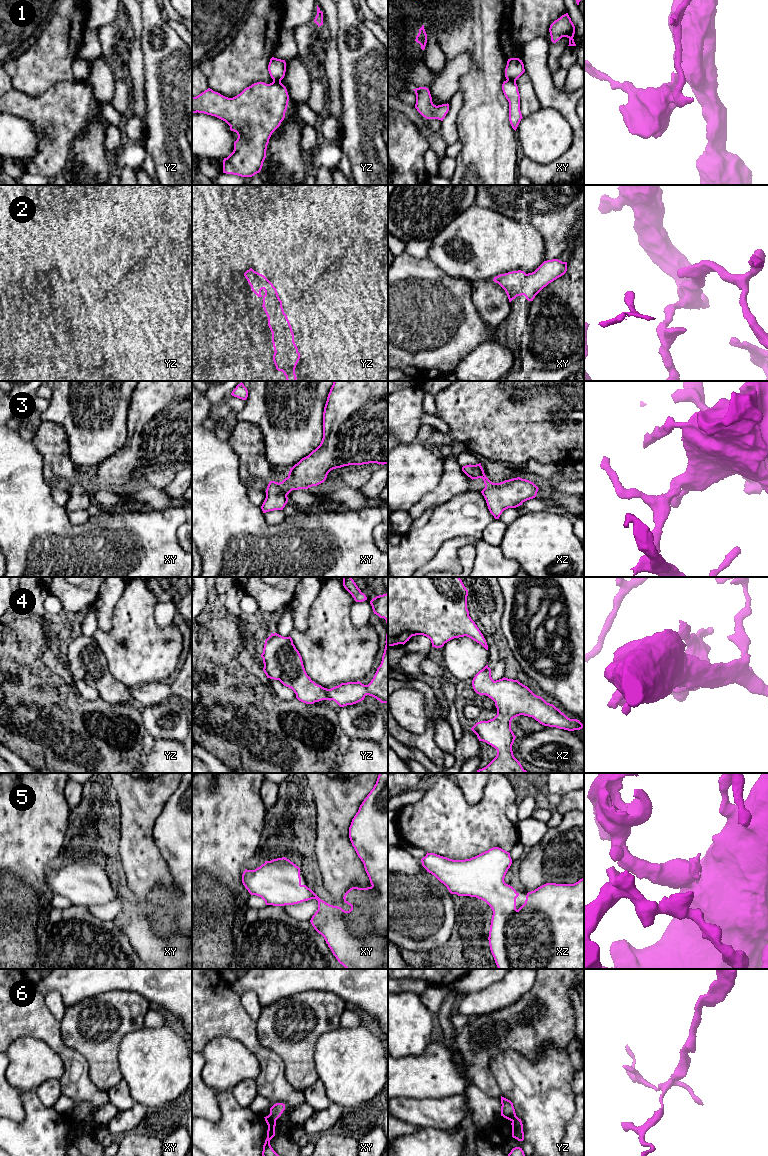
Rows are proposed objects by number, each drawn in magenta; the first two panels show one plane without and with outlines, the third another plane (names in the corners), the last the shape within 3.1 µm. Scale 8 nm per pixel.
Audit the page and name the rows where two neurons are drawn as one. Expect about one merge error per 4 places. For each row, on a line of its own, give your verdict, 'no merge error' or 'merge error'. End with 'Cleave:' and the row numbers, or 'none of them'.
1: merge error
2: no merge error
3: no merge error
4: no merge error
5: no merge error
6: merge error
Cleave: 1, 6

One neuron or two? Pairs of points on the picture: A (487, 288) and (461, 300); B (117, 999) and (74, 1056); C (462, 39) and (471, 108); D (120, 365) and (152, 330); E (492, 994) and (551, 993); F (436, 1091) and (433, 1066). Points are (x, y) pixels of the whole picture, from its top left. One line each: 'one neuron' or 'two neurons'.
A: two neurons
B: two neurons
C: one neuron
D: two neurons
E: two neurons
F: one neuron

